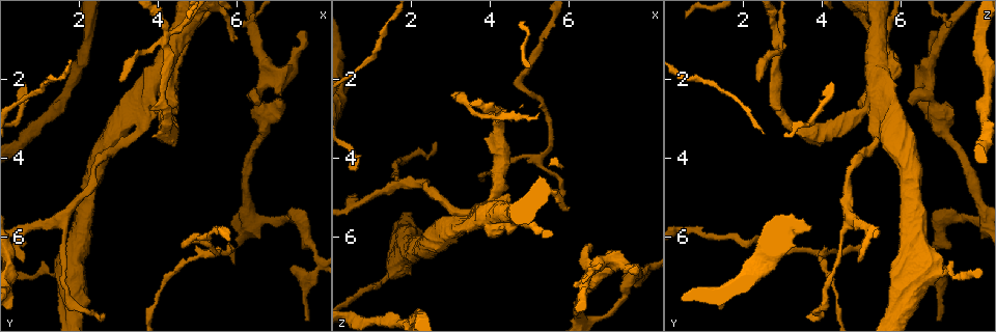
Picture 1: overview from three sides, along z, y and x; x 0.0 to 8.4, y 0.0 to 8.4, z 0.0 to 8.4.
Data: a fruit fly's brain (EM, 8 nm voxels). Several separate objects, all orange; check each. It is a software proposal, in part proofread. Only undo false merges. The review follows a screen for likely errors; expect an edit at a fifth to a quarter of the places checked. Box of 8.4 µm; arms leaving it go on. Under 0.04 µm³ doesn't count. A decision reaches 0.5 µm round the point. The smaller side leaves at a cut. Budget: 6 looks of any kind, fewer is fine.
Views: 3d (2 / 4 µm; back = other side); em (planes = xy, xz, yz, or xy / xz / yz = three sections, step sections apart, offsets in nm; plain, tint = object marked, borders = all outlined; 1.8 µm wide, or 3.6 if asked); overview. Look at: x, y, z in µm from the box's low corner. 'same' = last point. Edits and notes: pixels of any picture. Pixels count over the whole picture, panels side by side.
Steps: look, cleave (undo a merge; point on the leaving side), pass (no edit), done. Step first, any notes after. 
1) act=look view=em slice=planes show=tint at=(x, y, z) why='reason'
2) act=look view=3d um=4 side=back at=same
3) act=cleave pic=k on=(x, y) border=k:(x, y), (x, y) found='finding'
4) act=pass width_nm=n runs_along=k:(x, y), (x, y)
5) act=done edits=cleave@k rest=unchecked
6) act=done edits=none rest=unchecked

act=look view=3d um=4 side=back at=(1.60, 5.55, 4.60) why='three arms meet'

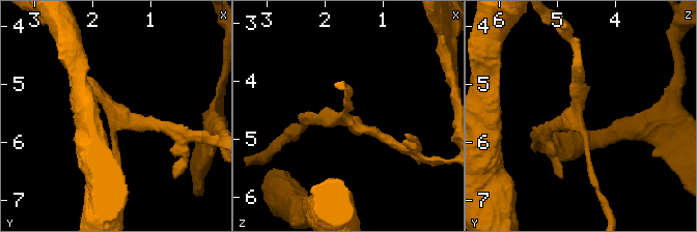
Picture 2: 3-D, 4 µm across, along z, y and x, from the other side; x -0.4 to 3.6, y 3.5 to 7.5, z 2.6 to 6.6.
act=look view=em slice=xy step=8 show=tint at=(1.60, 5.50, 4.60) arms=3

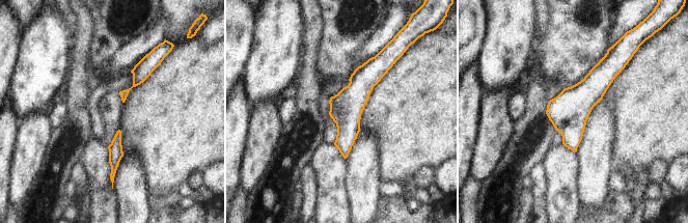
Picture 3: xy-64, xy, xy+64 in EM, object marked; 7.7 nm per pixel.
act=pass runs_along=3:(381, 61), (348, 105), (345, 154) found='continuous, no second neuron'

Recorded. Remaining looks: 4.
act=look view=em um=3.6 slice=planes show=tint at=(4.95, 0.50, 5.65) why='thin arm on a thick one'

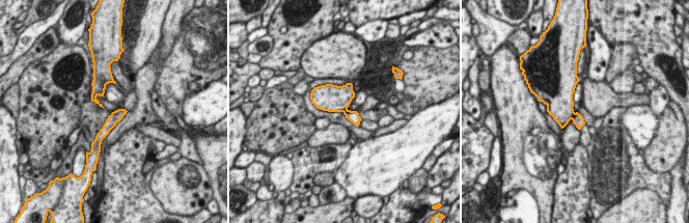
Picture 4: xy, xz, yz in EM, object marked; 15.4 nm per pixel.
act=cleave pic=4 on=(578, 120) found='a second neuron is stuck on'

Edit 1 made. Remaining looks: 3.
act=look view=overview why='redraw'

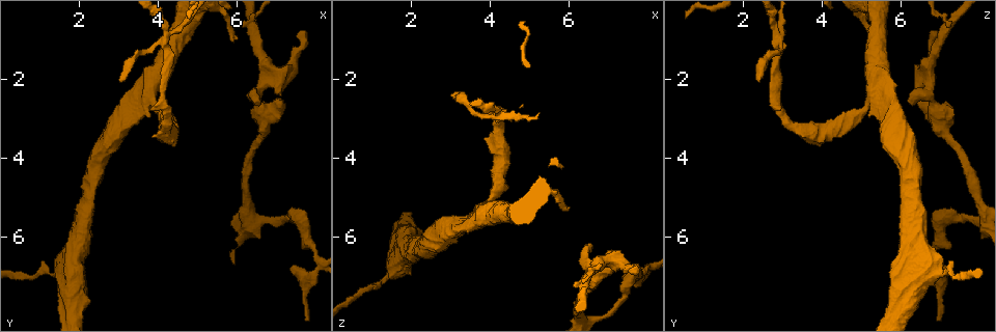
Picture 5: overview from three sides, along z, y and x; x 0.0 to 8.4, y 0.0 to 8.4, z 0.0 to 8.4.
act=look view=3d um=2 at=(4.20, 0.90, 2.80) why='a fork'

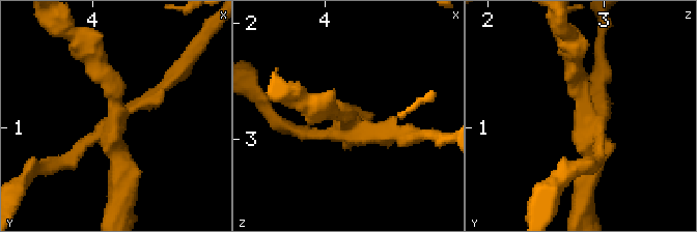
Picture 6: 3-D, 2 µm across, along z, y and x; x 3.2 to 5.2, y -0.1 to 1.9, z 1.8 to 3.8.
act=look view=em slice=yz step=16 show=tint at=(4.20, 0.94, 2.86) why='shape alone is not enough'

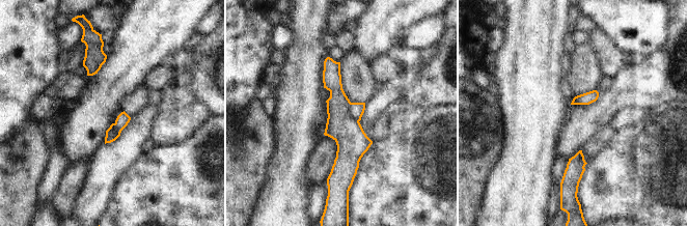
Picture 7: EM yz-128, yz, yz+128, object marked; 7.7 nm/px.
act=cleave pic=7 on=(357, 109) border=7:(350, 103), (350, 114), (358, 121) found='two neurons meet here'

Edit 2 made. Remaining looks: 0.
act=done edits=cleave@4,cleave@7 rest=unchecked

